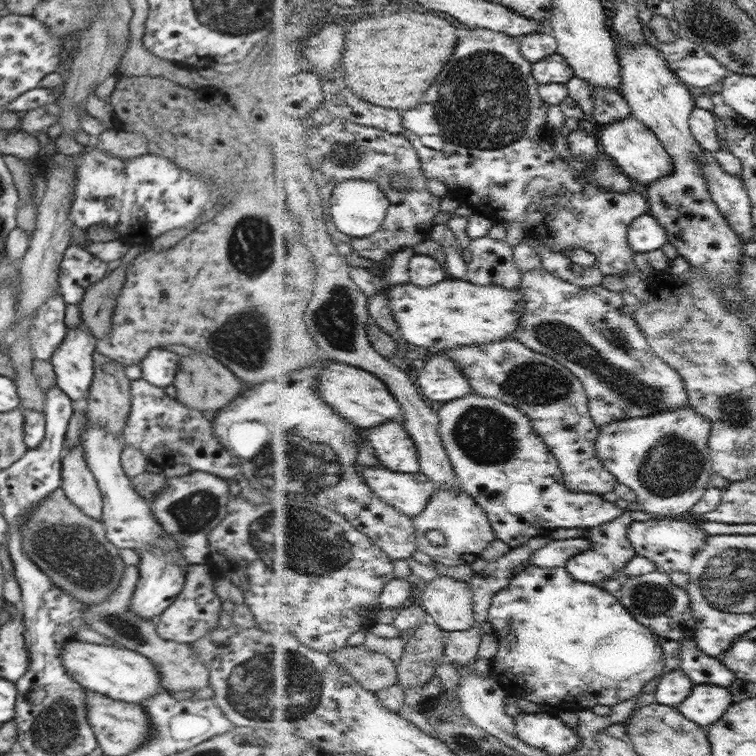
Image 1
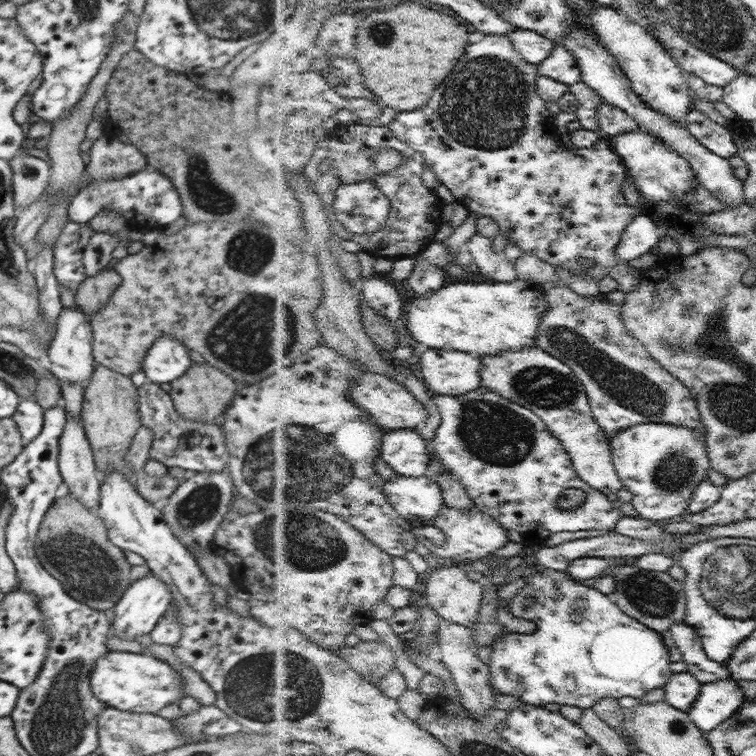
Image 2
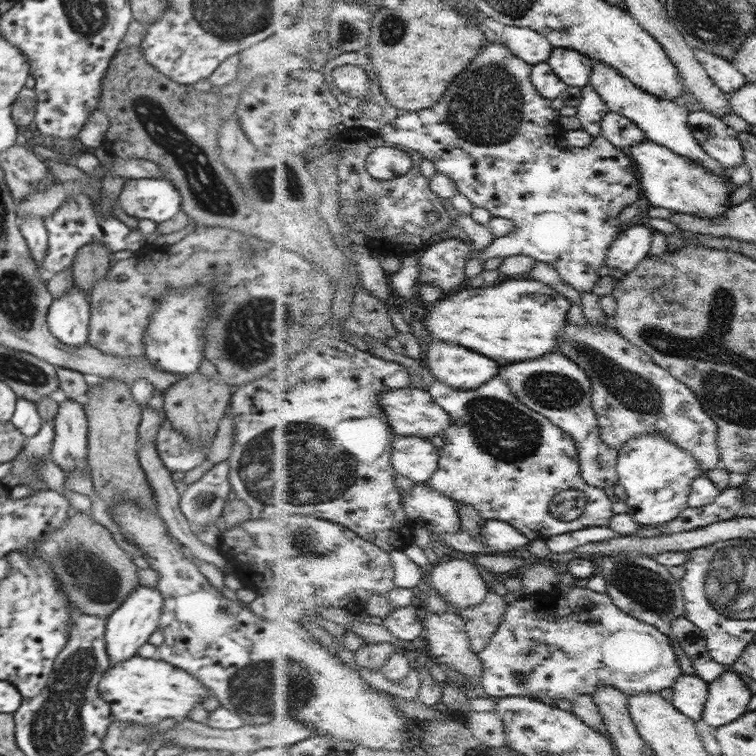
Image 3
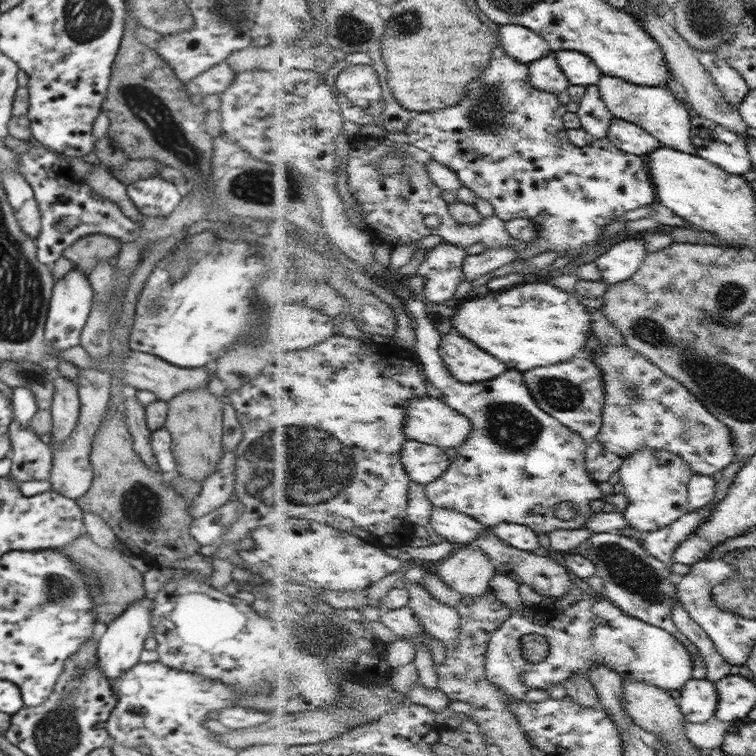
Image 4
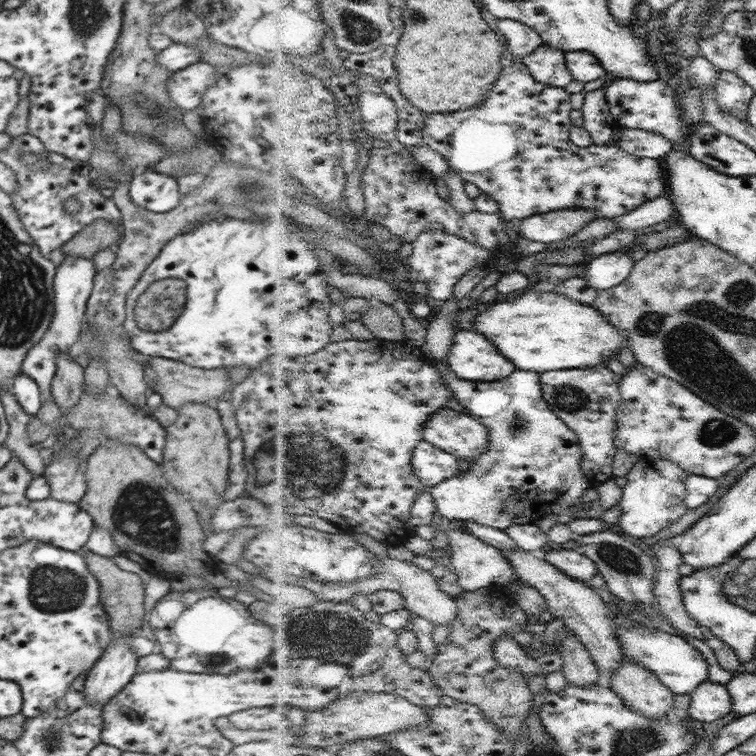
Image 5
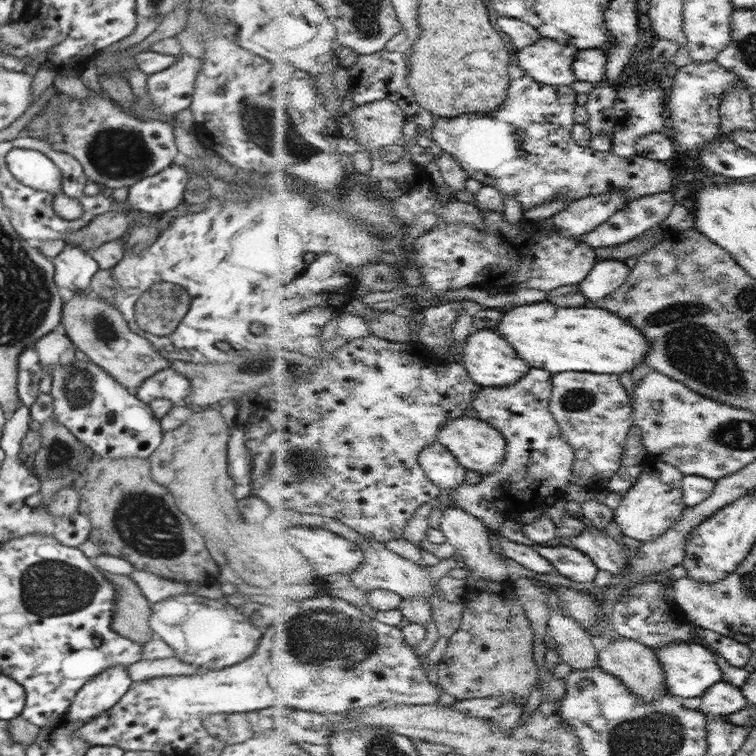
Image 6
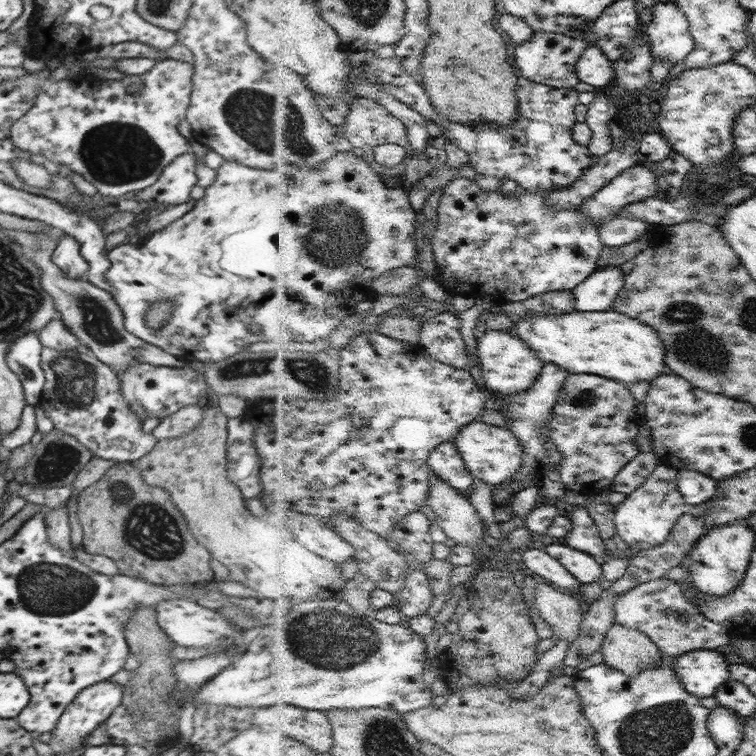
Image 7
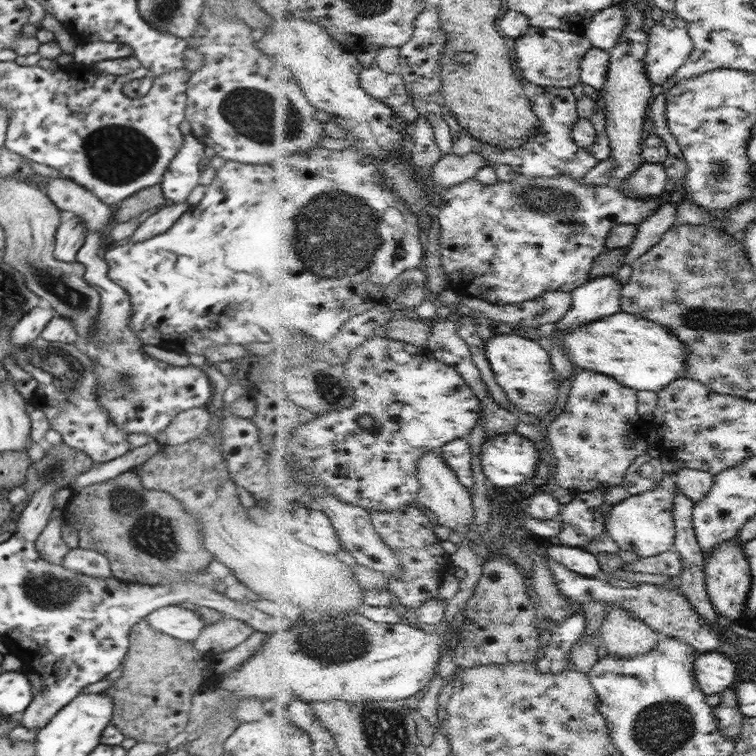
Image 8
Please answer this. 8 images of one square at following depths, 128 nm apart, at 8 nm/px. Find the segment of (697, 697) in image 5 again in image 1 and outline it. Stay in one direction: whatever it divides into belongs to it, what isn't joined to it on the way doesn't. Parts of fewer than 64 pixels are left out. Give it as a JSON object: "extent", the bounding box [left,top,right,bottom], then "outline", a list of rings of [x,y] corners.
{"extent":[655,668,695,707],"outline":[[[681,668],[670,670],[660,680],[659,689],[655,694],[656,702],[678,707],[692,696],[695,686],[694,680],[686,674],[686,671]]]}

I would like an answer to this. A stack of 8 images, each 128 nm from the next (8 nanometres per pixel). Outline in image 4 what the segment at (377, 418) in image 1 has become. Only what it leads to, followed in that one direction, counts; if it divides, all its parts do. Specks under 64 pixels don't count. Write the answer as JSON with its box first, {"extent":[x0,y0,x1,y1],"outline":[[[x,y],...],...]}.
{"extent":[406,396,475,448],"outline":[[[425,396],[417,398],[409,406],[408,417],[406,417],[407,434],[412,440],[420,440],[426,444],[437,444],[440,448],[457,448],[464,446],[475,431],[475,424],[457,408],[452,408],[446,400]]]}

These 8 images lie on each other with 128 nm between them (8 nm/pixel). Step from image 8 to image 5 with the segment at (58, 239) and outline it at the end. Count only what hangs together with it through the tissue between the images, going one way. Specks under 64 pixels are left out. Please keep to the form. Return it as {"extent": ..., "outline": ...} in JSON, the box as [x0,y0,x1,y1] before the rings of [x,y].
{"extent":[21,255,96,403],"outline":[[[74,255],[65,256],[62,264],[57,267],[53,287],[55,292],[55,311],[52,322],[46,334],[26,353],[21,370],[31,379],[36,381],[40,391],[41,403],[52,403],[54,397],[51,392],[51,382],[56,372],[55,358],[69,348],[78,340],[81,324],[87,309],[87,300],[93,291],[93,284],[96,282],[93,259],[77,257]]]}

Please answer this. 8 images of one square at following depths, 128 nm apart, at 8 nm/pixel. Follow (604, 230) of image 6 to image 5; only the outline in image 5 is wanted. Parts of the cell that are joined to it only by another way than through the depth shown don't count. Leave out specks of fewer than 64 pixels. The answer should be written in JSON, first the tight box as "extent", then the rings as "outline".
{"extent":[615,195,679,230],"outline":[[[668,195],[644,204],[630,214],[615,218],[619,228],[626,230],[640,230],[640,228],[648,228],[674,219],[679,219],[678,210]]]}

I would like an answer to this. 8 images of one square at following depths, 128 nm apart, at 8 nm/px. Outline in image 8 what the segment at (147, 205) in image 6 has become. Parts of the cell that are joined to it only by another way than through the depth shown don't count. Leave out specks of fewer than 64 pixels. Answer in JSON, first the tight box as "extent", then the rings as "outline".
{"extent":[159,133,205,203],"outline":[[[193,133],[183,136],[184,144],[170,162],[159,185],[164,198],[174,203],[186,202],[189,194],[198,186],[205,157],[205,145]]]}

